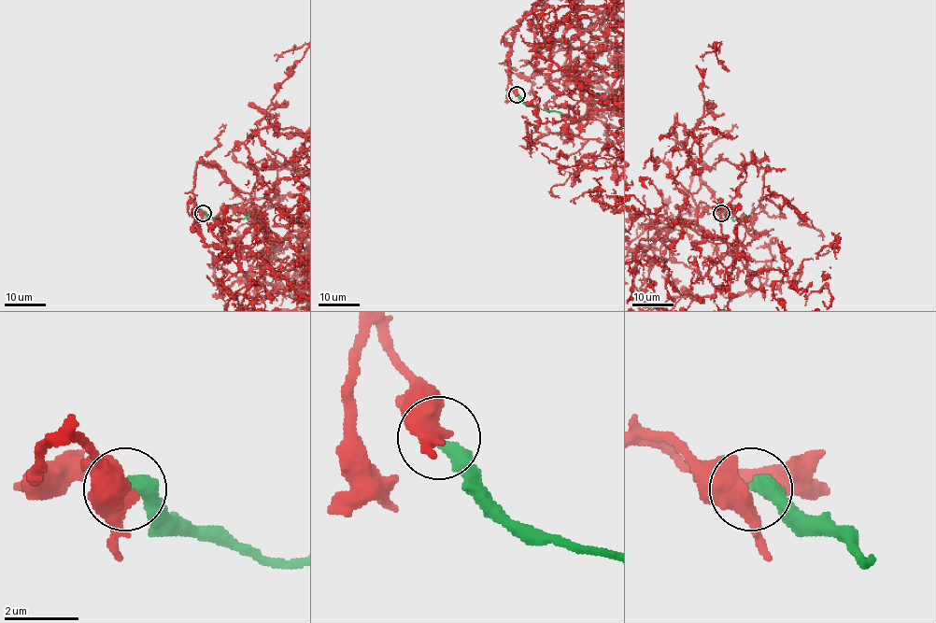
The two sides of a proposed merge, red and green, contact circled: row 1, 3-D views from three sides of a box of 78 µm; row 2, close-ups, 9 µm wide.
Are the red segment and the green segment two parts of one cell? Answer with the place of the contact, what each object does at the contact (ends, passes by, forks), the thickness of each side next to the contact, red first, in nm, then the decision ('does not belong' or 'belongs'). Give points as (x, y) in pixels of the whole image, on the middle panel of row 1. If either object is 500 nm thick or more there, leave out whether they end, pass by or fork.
at (517, 94); 550 nm thick on the red side, 420 nm on the other; does not belong

